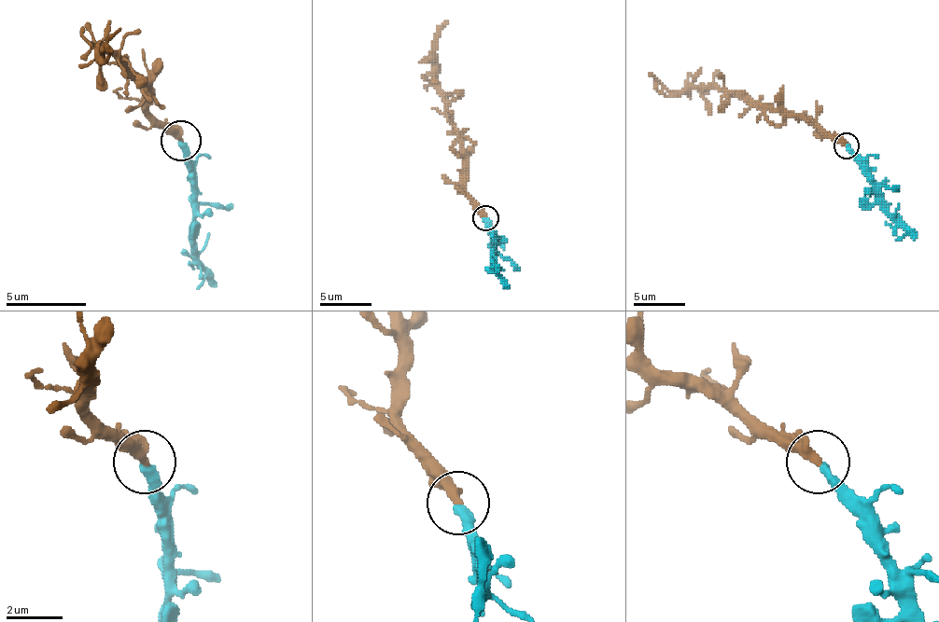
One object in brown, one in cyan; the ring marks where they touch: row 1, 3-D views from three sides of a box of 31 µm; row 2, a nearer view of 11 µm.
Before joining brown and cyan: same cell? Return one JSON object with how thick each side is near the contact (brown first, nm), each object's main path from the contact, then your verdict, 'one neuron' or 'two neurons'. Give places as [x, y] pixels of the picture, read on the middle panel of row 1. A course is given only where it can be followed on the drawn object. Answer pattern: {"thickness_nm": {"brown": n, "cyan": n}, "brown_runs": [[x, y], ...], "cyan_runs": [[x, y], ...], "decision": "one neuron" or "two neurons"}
{"thickness_nm": {"brown": 380, "cyan": 300}, "brown_runs": [[485, 218], [478, 203], [465, 190], [465, 155], [460, 149], [457, 129], [437, 88], [434, 38], [447, 20]], "cyan_runs": [[485, 218], [494, 244], [494, 270], [509, 285]], "decision": "one neuron"}

